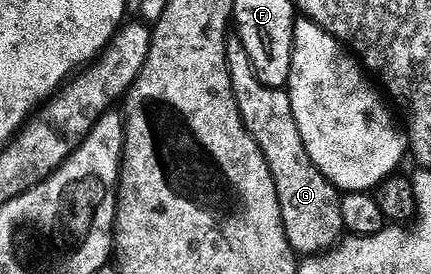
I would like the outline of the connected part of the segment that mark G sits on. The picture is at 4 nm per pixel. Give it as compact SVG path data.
M234 58L231 63L233 88L237 91L245 125L261 146L273 180L277 182L285 231L289 234L291 245L301 257L329 253L342 242L341 234L345 235L347 231L341 208L342 192L314 165L295 115L292 94L261 82L248 58L240 58Z

